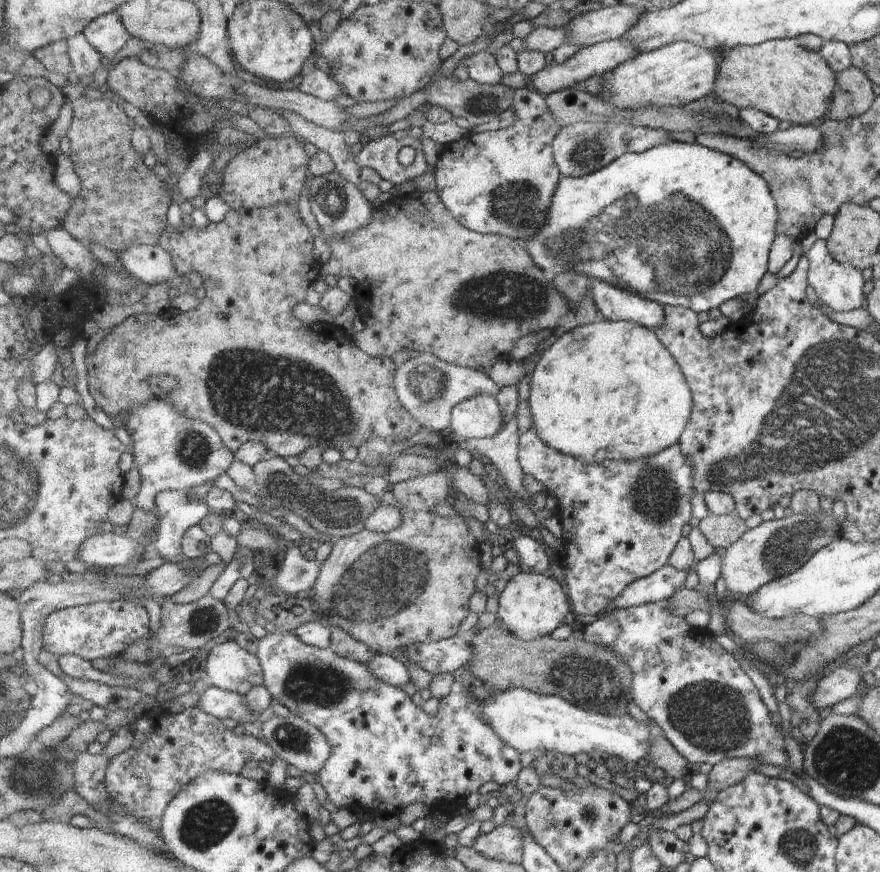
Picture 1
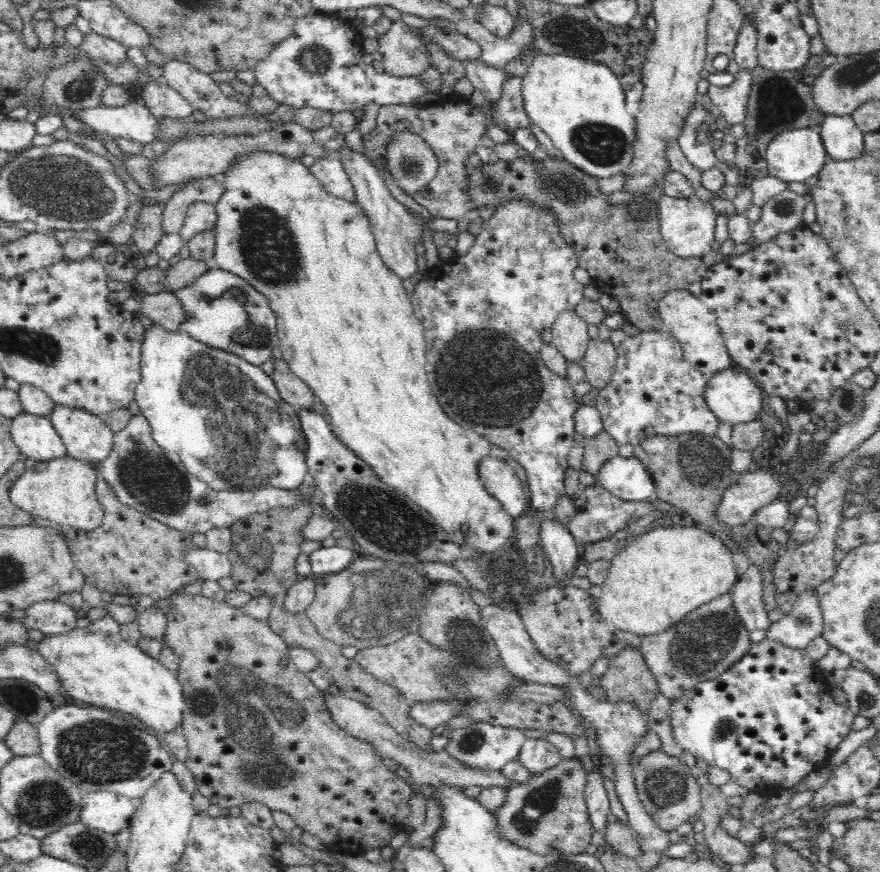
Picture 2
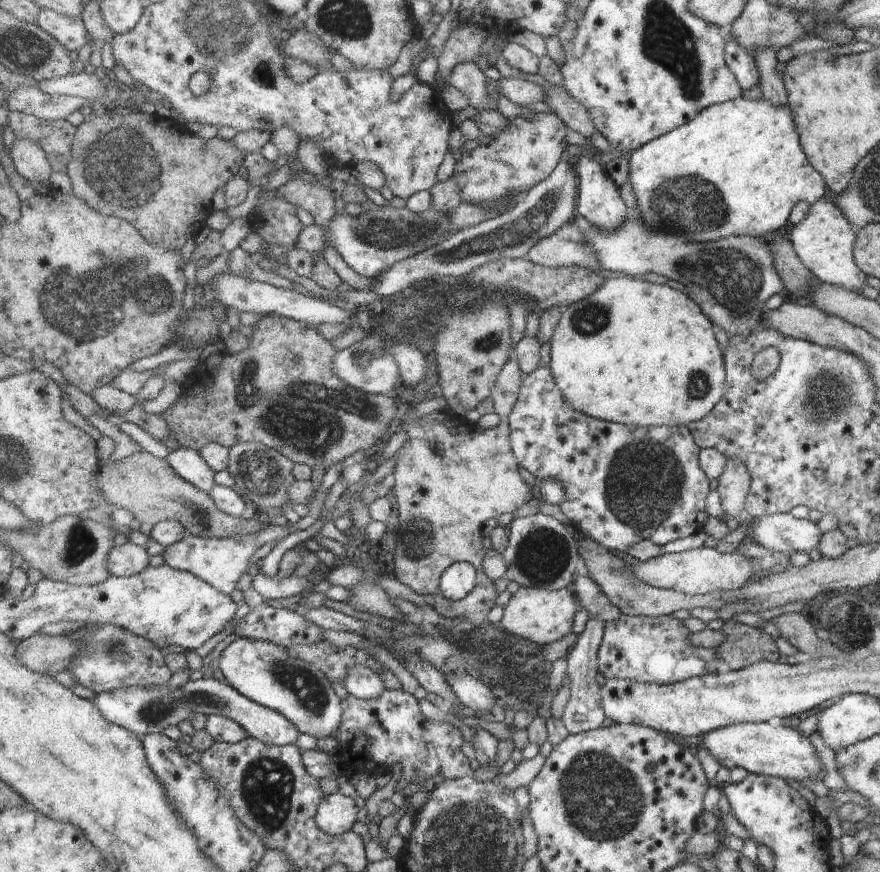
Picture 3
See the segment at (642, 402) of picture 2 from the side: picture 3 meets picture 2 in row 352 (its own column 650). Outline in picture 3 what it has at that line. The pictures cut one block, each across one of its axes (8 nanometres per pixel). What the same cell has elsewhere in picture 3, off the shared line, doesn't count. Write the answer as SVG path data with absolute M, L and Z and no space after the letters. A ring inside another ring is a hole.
M625 615L619 620L607 621L605 636L599 650L599 673L607 680L617 678L620 680L635 680L636 682L673 685L685 682L691 678L705 674L730 671L727 664L721 660L714 649L697 647L691 642L691 633L687 626L672 615L661 617L643 617Z

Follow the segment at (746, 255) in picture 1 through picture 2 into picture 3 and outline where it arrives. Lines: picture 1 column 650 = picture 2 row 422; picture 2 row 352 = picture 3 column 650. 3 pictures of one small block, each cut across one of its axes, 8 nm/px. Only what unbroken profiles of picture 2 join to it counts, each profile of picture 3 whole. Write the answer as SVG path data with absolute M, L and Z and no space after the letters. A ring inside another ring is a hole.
M733 98L703 108L691 123L633 152L628 182L643 210L647 228L679 232L679 236L687 236L691 242L709 242L727 236L759 237L785 231L793 204L803 200L811 205L828 196L824 178L813 170L801 150L789 106L773 106L765 98Z

